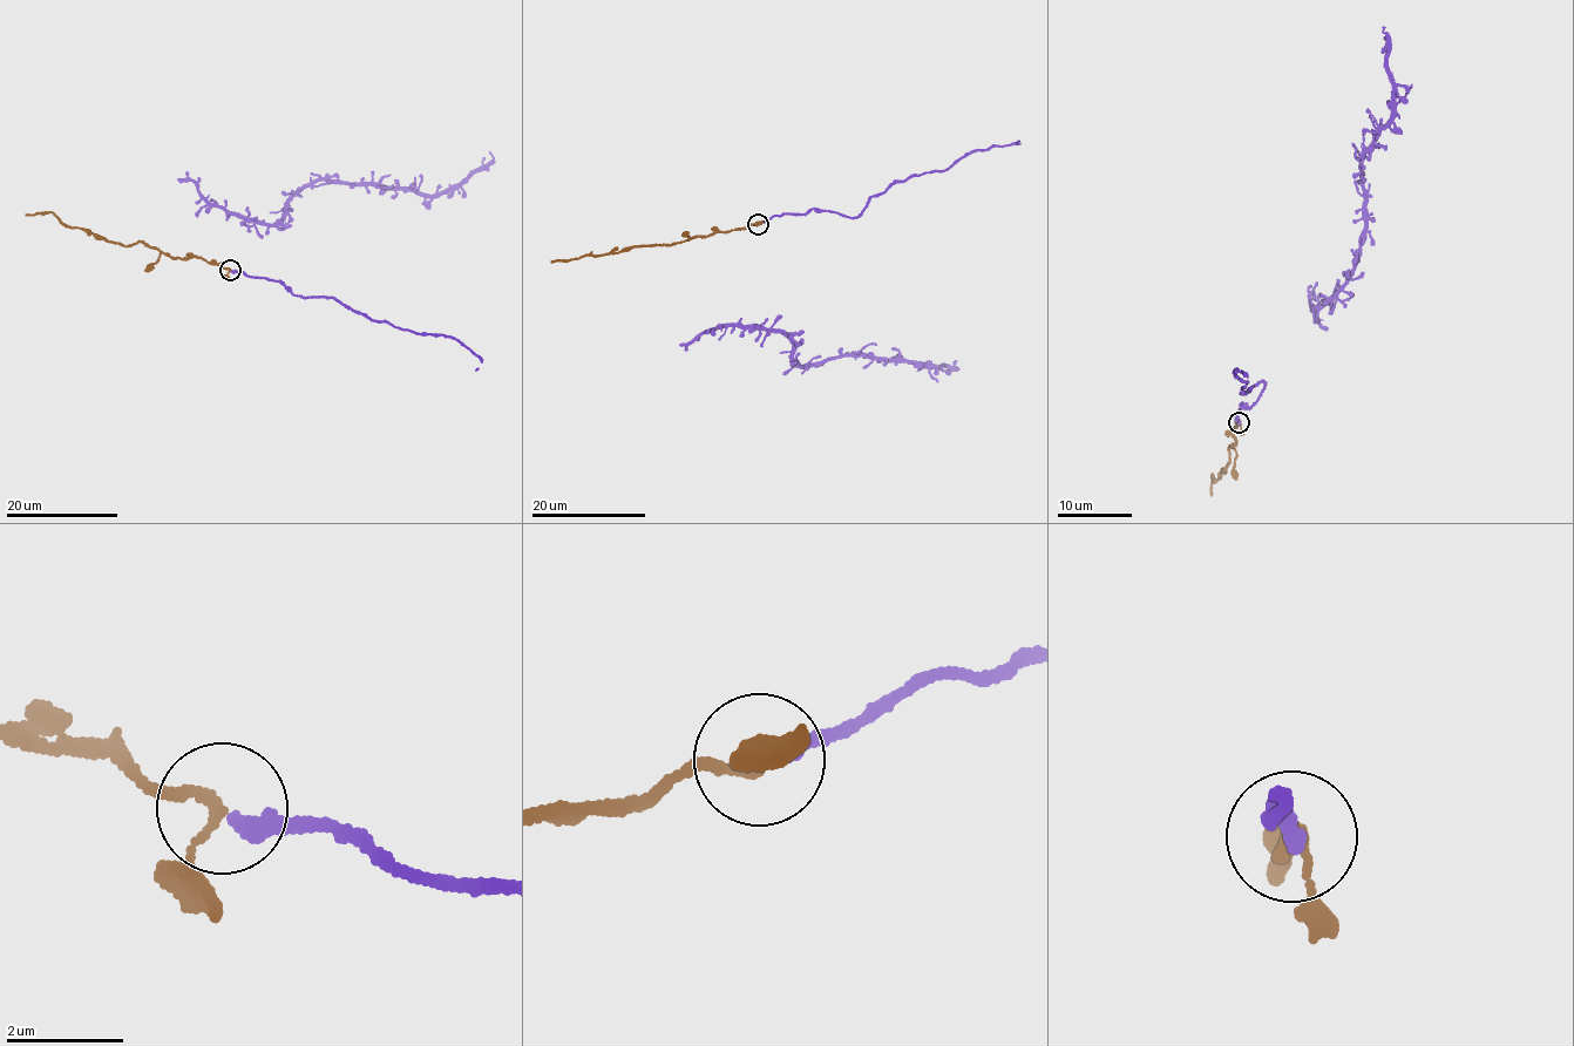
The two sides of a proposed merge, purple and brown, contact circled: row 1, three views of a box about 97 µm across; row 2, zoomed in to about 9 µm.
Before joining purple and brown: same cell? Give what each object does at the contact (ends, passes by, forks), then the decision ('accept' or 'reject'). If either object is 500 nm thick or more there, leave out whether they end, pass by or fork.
purple ends there; brown passes by; reject

